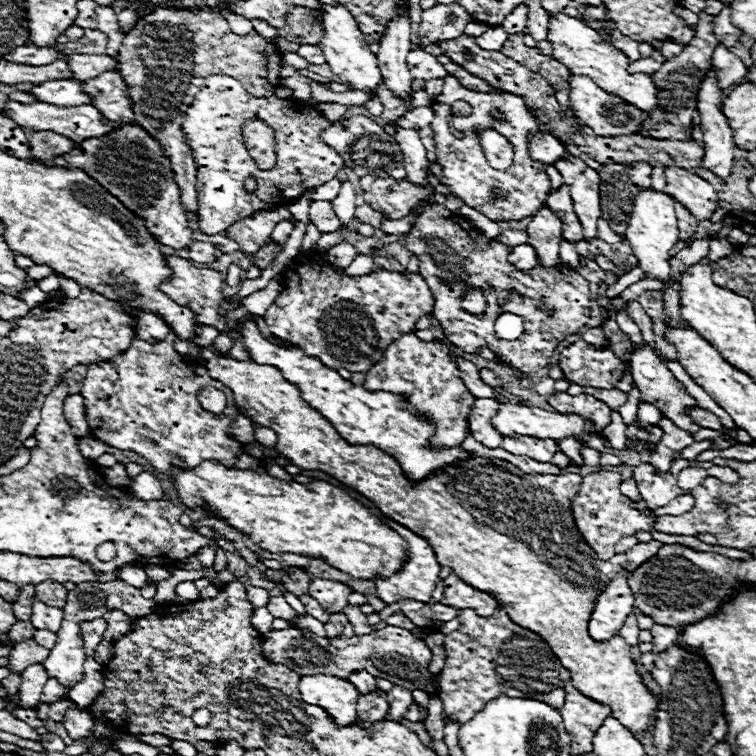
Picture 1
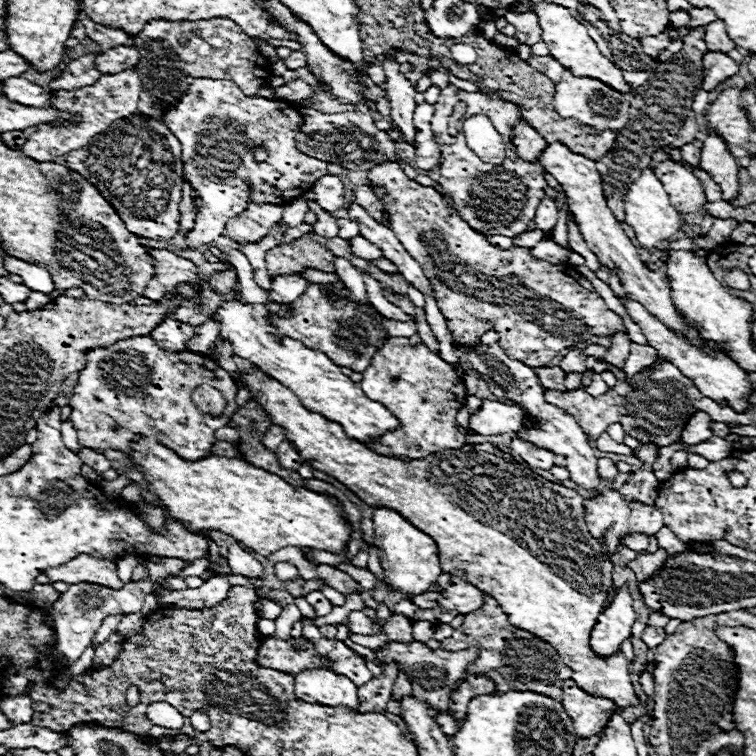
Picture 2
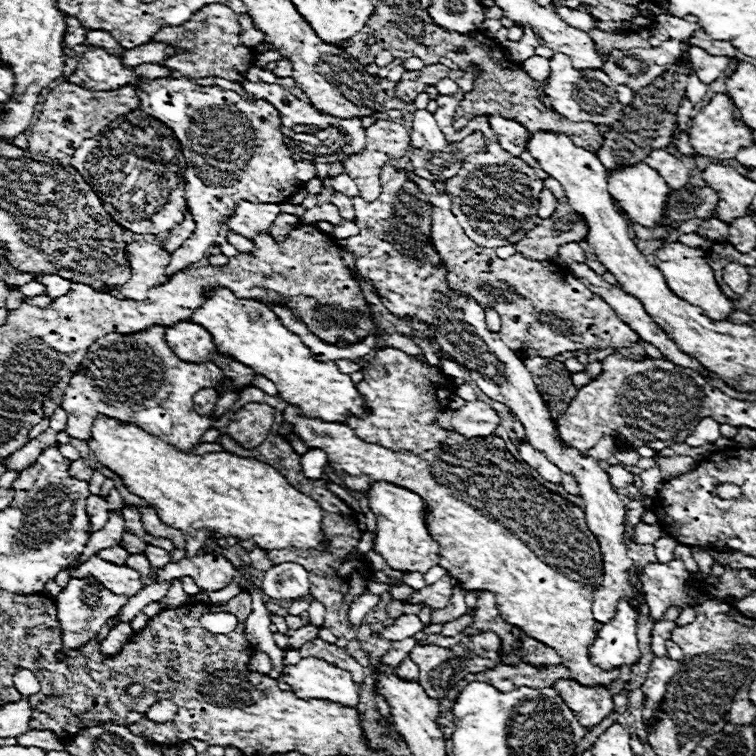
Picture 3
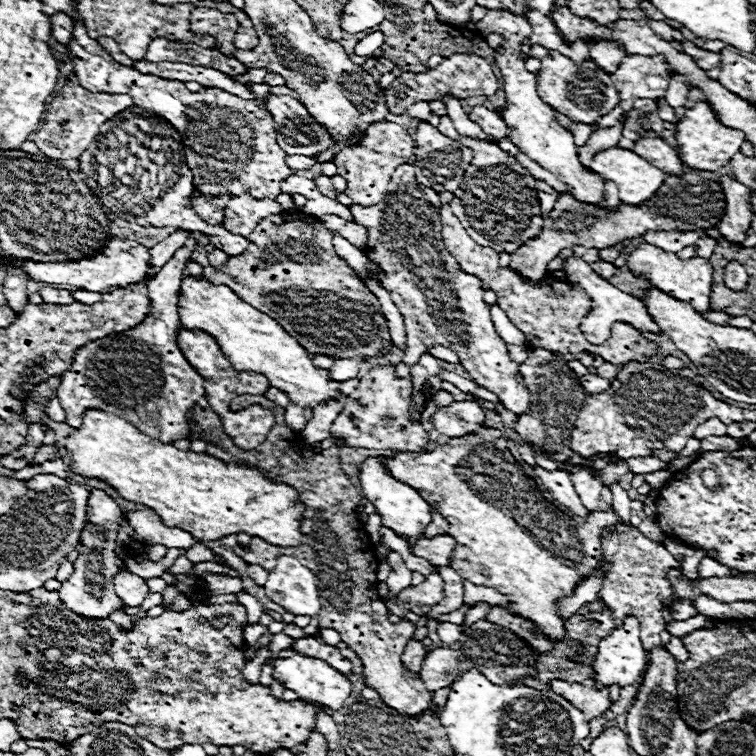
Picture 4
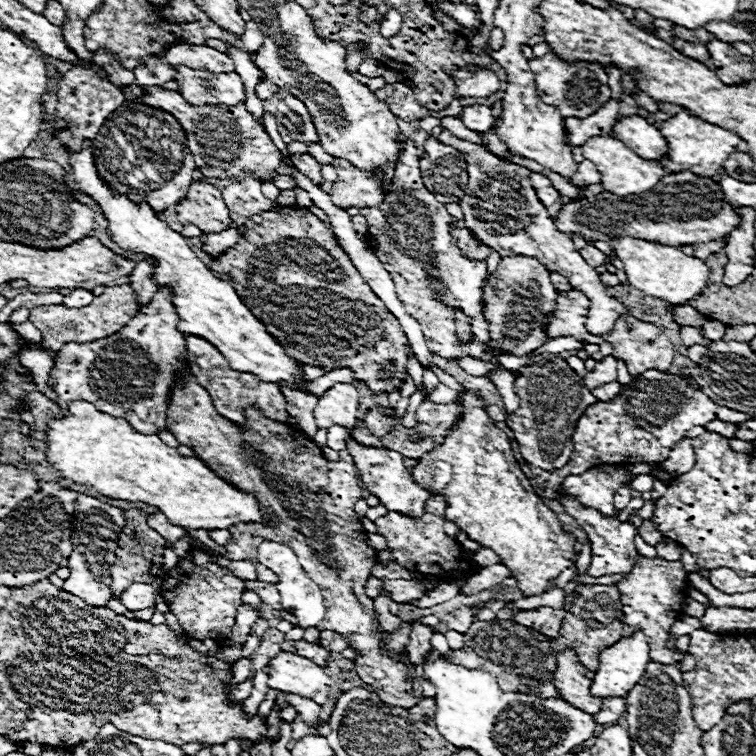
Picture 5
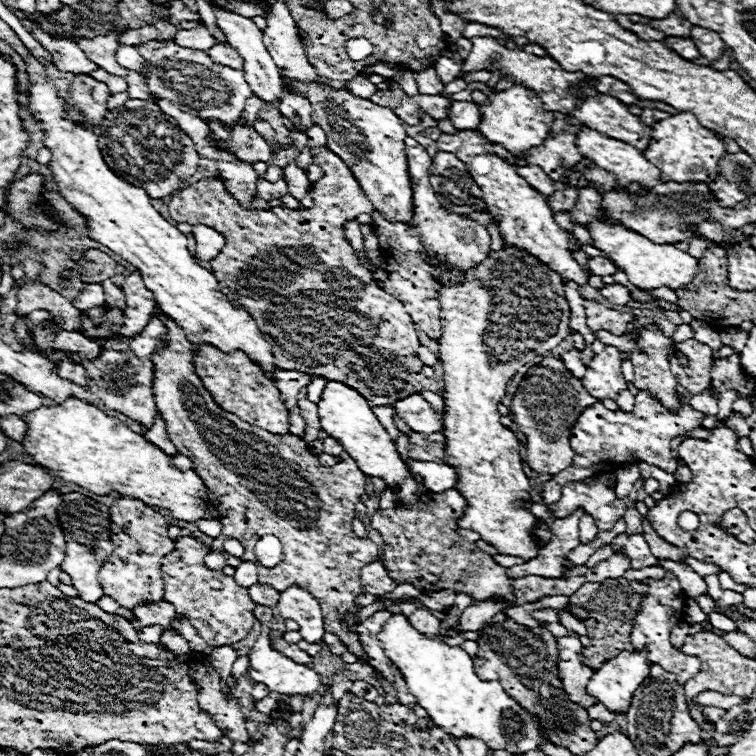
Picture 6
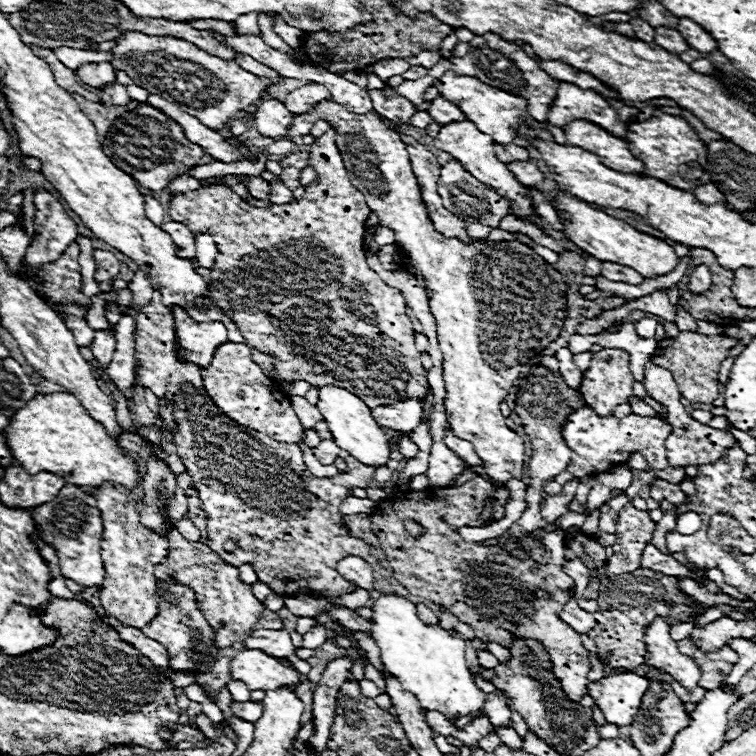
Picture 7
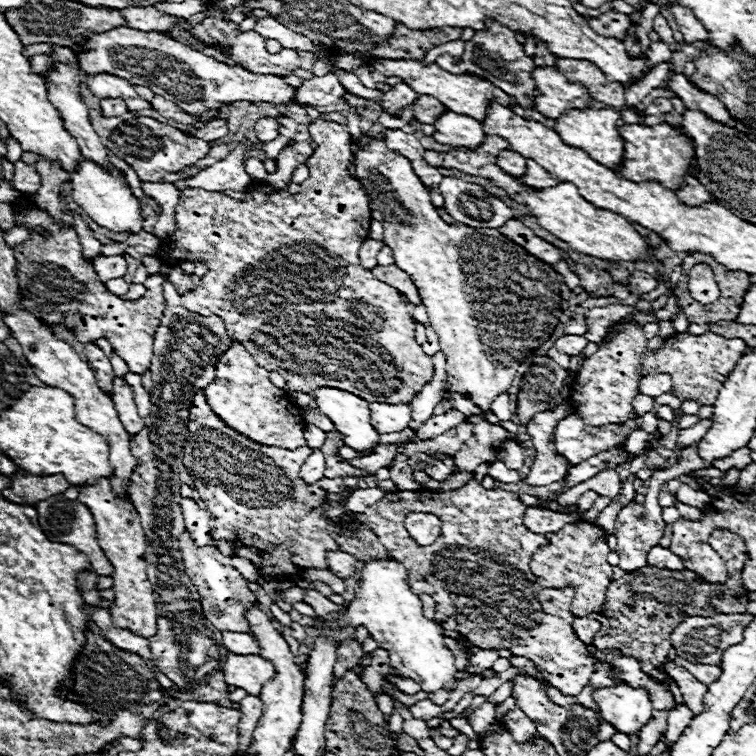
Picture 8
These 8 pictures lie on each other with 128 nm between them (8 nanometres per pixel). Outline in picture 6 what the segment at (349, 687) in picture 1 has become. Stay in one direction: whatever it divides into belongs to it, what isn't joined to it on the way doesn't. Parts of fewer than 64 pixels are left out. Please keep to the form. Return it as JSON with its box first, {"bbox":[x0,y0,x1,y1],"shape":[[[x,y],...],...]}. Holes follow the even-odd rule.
{"bbox":[248,604,322,698],"shape":[[[257,604],[253,609],[253,614],[262,625],[262,632],[258,637],[258,641],[254,644],[254,648],[250,650],[250,668],[248,674],[256,680],[256,682],[264,682],[272,692],[280,692],[280,694],[300,694],[304,698],[310,698],[318,692],[320,684],[322,684],[322,676],[318,672],[314,672],[312,668],[308,668],[306,664],[296,664],[292,658],[284,656],[282,652],[273,650],[270,646],[269,634],[271,631],[271,620],[273,618],[272,609],[268,606]]]}

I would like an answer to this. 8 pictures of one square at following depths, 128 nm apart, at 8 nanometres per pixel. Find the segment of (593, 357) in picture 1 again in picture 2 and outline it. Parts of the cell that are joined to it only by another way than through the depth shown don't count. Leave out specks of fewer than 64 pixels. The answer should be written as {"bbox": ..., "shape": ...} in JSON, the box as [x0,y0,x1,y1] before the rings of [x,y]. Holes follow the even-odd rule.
{"bbox":[560,350,588,374],"shape":[[[568,350],[566,356],[562,358],[560,362],[560,368],[568,374],[568,372],[574,372],[574,374],[584,374],[588,370],[586,366],[586,356],[582,354],[582,350]]]}

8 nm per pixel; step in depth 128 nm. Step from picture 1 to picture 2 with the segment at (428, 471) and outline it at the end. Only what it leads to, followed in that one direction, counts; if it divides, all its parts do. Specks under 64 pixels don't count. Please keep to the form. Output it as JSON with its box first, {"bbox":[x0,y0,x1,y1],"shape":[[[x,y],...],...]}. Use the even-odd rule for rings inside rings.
{"bbox":[214,300,400,444],"shape":[[[228,300],[216,310],[214,318],[220,322],[220,336],[232,342],[236,356],[250,360],[264,372],[270,372],[272,378],[300,398],[304,408],[342,424],[346,436],[352,440],[366,444],[366,440],[376,440],[382,432],[400,428],[396,416],[392,416],[382,402],[370,400],[362,392],[360,384],[344,376],[340,366],[336,366],[326,354],[306,348],[300,340],[276,334],[276,330],[268,324],[266,314],[268,308],[264,304],[240,304],[238,300]]]}

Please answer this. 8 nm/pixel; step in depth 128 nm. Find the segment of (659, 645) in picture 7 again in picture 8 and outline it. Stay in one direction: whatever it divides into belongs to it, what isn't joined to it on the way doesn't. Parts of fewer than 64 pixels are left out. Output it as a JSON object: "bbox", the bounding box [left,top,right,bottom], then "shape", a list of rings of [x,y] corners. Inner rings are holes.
{"bbox":[662,660,708,714],"shape":[[[666,660],[666,662],[662,664],[662,668],[664,668],[664,672],[668,672],[668,674],[672,676],[672,680],[678,684],[678,688],[680,688],[680,692],[682,692],[682,696],[684,696],[686,706],[688,706],[694,714],[700,714],[700,712],[702,712],[702,706],[704,706],[702,698],[704,698],[704,694],[708,692],[708,686],[702,684],[700,680],[696,680],[686,668],[676,666],[672,660]]]}

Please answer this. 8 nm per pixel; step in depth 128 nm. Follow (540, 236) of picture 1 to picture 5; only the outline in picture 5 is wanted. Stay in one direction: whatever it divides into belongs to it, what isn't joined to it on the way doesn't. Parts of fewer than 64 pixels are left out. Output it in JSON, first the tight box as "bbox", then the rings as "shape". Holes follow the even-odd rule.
{"bbox":[530,172,560,208],"shape":[[[532,172],[532,174],[530,174],[530,182],[532,182],[534,190],[538,192],[538,198],[542,200],[542,204],[546,204],[546,208],[552,206],[554,202],[558,202],[560,192],[552,186],[552,182],[550,182],[546,176]]]}

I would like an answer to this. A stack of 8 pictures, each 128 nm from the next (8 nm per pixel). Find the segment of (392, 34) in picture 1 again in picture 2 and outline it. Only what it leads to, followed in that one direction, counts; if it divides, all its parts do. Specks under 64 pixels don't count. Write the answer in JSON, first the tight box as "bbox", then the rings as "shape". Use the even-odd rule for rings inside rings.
{"bbox":[380,52,416,146],"shape":[[[388,52],[386,60],[380,62],[386,74],[386,98],[390,102],[390,118],[392,126],[402,132],[402,138],[412,146],[416,128],[412,126],[412,114],[416,108],[414,102],[414,86],[412,82],[400,72],[400,62],[396,62],[396,54]]]}

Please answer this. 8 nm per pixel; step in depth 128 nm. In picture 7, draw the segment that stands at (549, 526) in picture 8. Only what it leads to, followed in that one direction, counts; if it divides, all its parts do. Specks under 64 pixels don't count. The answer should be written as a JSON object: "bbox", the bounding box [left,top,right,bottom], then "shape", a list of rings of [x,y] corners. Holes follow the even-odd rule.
{"bbox":[484,366,586,552],"shape":[[[532,366],[528,376],[520,380],[520,390],[516,394],[514,412],[520,416],[522,426],[524,426],[524,430],[532,442],[532,450],[534,450],[530,456],[530,462],[528,462],[531,472],[530,488],[526,492],[528,510],[501,537],[484,540],[486,546],[498,546],[512,552],[521,536],[532,532],[534,528],[544,526],[544,520],[540,518],[540,500],[542,498],[539,493],[542,491],[543,482],[546,482],[548,478],[558,476],[570,464],[572,452],[570,452],[570,448],[566,448],[566,442],[562,440],[562,424],[566,424],[566,416],[570,416],[570,412],[576,412],[578,408],[584,408],[584,406],[586,406],[586,402],[582,400],[582,392],[566,386],[566,382],[558,370],[552,372],[546,366]],[[568,512],[566,514],[566,520],[562,520],[560,522],[560,530],[566,530],[566,528],[570,528],[570,526],[582,526],[586,522],[586,516],[584,514],[576,514],[576,512]]]}

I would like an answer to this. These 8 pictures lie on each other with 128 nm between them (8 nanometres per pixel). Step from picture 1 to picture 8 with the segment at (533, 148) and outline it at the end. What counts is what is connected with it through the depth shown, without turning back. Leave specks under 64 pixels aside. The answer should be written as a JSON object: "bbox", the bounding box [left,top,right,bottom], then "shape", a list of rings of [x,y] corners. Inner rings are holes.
{"bbox":[410,94,446,124],"shape":[[[426,94],[420,96],[410,108],[414,110],[414,118],[422,124],[434,124],[434,120],[438,118],[438,112],[446,112],[446,106],[442,106],[438,100]]]}

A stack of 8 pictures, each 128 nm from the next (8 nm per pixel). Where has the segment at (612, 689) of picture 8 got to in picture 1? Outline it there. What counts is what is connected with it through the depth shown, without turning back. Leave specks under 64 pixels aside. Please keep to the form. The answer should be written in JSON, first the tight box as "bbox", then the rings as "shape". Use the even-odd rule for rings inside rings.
{"bbox":[588,570,634,642],"shape":[[[620,570],[616,578],[612,578],[610,584],[598,594],[588,622],[590,636],[598,642],[610,640],[624,624],[624,618],[634,610],[634,596],[626,584],[626,572]]]}

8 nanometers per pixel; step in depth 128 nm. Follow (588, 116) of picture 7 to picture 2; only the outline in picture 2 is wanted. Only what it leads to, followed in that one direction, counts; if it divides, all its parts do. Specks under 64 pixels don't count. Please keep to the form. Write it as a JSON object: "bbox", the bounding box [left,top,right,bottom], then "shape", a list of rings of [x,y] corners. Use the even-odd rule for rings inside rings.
{"bbox":[654,160,708,214],"shape":[[[664,160],[656,166],[654,172],[658,180],[662,180],[662,186],[670,196],[670,202],[674,204],[674,208],[678,208],[680,214],[704,210],[704,204],[708,200],[700,180],[694,176],[692,170],[686,170],[684,166],[672,160]]]}

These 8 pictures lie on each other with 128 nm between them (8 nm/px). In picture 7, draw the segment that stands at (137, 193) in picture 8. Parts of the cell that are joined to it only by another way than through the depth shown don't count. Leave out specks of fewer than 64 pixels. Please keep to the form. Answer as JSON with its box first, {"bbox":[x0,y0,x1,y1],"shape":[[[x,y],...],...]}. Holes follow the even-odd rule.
{"bbox":[143,195,165,226],"shape":[[[152,195],[143,196],[147,217],[154,222],[154,224],[160,226],[164,221],[163,219],[165,215],[163,206]]]}

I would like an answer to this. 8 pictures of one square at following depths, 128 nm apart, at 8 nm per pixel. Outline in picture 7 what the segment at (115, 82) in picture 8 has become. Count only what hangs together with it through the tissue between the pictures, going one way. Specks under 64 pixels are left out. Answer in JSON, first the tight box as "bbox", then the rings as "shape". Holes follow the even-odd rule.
{"bbox":[76,62,116,86],"shape":[[[90,62],[90,64],[76,68],[76,72],[78,72],[80,80],[90,86],[104,86],[106,82],[116,82],[112,66],[108,62],[98,62],[98,64]]]}

